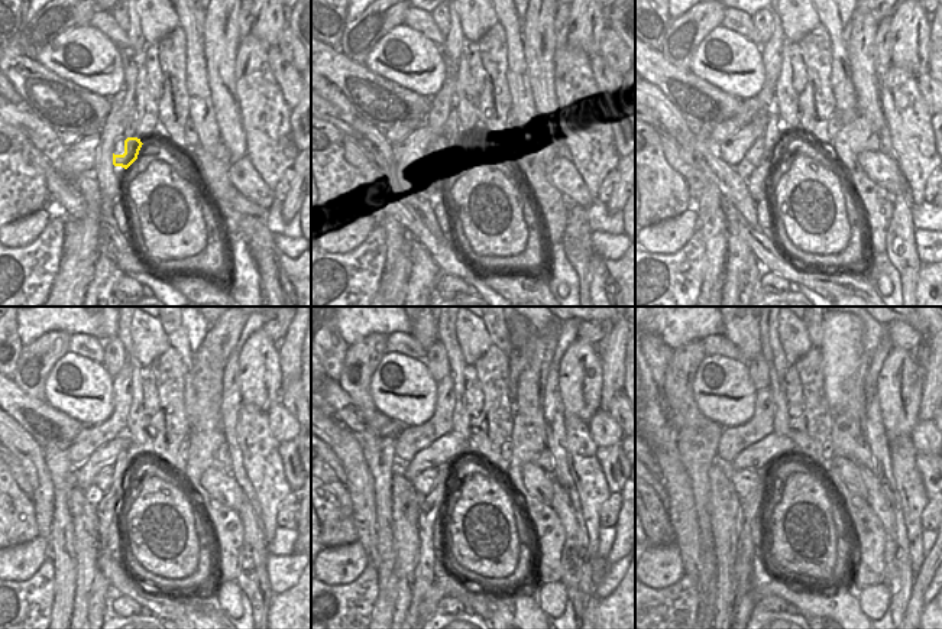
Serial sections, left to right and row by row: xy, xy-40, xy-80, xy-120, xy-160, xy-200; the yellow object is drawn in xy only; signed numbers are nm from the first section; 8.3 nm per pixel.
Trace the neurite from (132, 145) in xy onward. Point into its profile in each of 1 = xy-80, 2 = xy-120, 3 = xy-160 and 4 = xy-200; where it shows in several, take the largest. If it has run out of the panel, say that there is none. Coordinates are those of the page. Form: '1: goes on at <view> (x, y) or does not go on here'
1: goes on at xy-80 (754, 155)
2: goes on at xy-120 (104, 479)
3: goes on at xy-160 (424, 482)
4: goes on at xy-200 (744, 482)

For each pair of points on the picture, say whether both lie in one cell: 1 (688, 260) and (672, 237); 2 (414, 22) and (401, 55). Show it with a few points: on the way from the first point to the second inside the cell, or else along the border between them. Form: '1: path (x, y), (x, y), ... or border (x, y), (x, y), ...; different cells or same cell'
1: border (698, 227), (677, 250), (667, 255), (650, 253); different cells
2: border (402, 23), (420, 31), (440, 45); different cells

